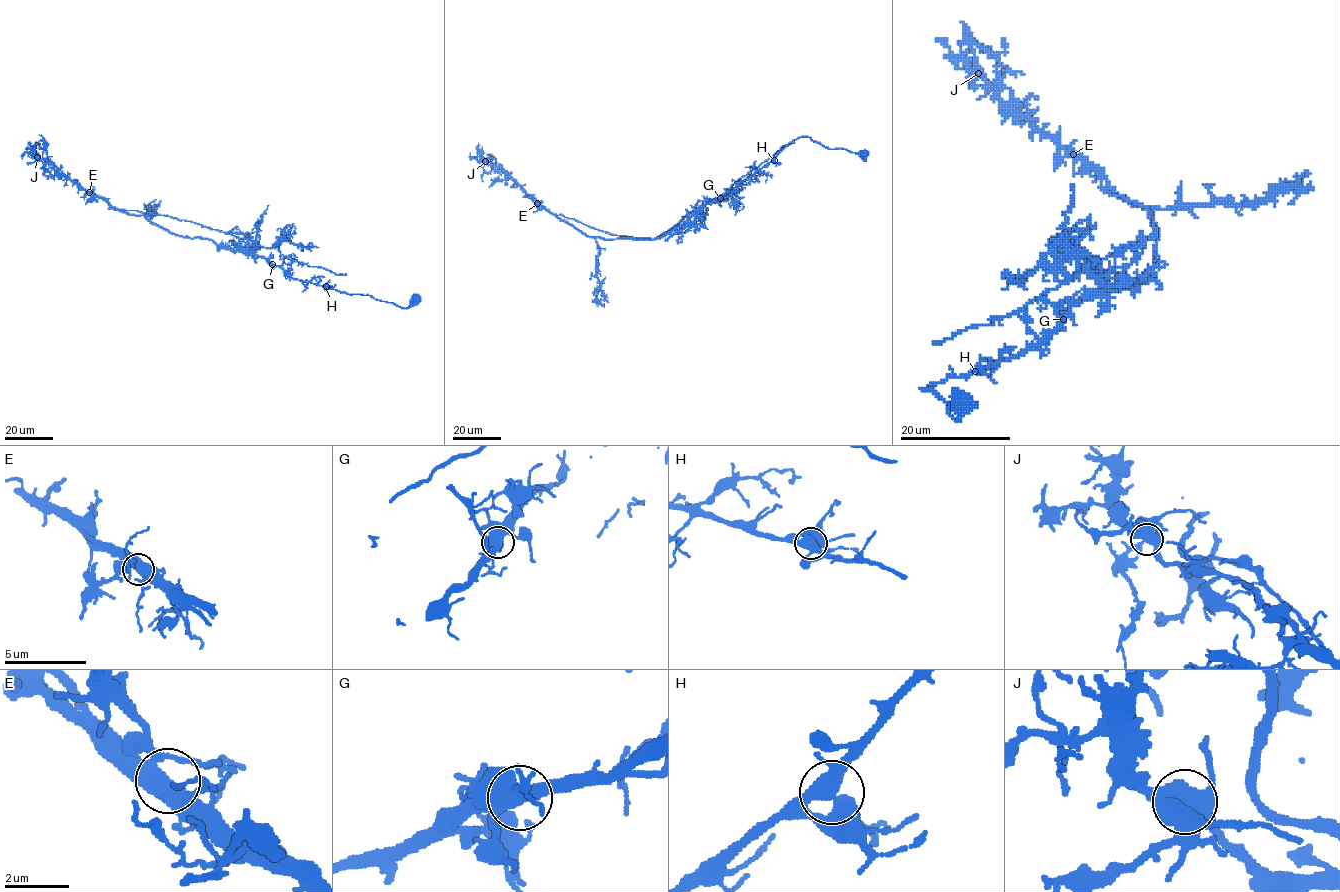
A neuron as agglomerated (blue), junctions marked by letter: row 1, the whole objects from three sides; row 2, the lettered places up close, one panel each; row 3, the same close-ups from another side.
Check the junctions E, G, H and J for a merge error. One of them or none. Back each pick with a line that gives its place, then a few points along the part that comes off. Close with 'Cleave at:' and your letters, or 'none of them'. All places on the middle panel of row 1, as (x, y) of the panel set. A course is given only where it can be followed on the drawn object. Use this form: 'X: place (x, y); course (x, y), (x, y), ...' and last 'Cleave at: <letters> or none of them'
E: place (537, 203); course (537, 203), (555, 214), (614, 235), (655, 238), (714, 199), (726, 200), (728, 189), (738, 180), (794, 142)
Cleave at: E

